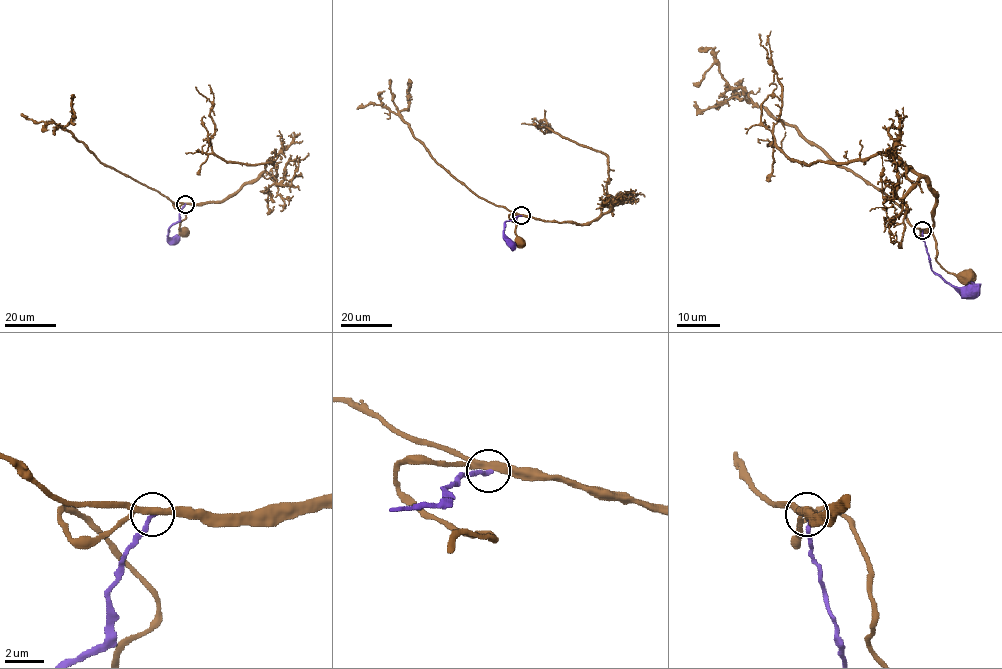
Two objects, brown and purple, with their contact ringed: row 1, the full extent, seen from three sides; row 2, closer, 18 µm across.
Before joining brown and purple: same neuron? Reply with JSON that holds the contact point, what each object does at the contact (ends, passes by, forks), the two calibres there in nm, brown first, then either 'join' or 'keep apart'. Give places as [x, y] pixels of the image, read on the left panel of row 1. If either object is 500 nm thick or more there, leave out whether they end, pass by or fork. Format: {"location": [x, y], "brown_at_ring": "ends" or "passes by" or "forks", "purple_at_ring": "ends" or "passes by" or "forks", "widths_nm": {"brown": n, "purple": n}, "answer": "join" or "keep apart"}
{"location": [185, 204], "brown_at_ring": "forks", "purple_at_ring": "ends", "widths_nm": {"brown": 280, "purple": 200}, "answer": "keep apart"}

